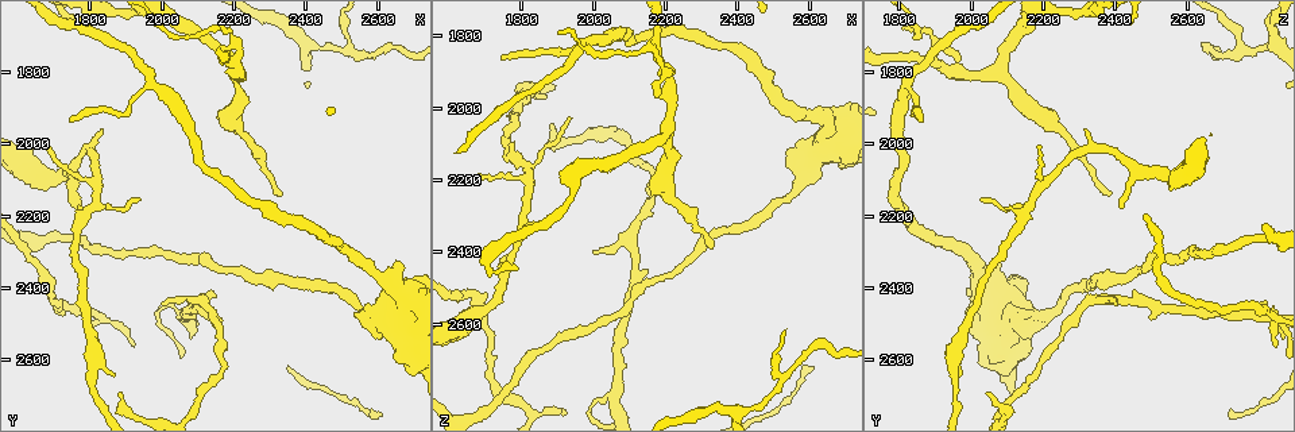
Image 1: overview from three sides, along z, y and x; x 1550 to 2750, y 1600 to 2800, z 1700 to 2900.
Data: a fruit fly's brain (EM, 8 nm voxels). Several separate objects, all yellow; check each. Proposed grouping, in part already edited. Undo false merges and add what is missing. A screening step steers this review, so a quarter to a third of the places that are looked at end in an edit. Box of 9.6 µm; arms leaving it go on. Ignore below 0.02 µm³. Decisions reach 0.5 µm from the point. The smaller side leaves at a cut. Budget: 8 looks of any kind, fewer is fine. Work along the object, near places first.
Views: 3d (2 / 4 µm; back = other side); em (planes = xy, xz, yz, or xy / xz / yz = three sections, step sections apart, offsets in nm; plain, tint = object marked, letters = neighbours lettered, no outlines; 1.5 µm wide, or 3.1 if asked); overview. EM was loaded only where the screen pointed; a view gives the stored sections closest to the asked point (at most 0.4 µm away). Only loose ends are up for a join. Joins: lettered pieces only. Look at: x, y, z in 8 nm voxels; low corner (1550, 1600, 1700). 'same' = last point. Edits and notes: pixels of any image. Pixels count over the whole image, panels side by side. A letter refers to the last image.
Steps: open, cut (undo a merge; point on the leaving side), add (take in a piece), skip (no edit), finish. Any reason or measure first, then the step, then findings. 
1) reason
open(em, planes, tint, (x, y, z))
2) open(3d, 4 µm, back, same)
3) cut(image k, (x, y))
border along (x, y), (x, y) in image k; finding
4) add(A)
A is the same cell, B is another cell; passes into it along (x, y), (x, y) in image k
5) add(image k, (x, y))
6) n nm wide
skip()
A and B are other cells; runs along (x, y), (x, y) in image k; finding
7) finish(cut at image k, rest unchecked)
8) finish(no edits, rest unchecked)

an open end
open(em, xz, step 4, letters, (2000, 2450, 2400))

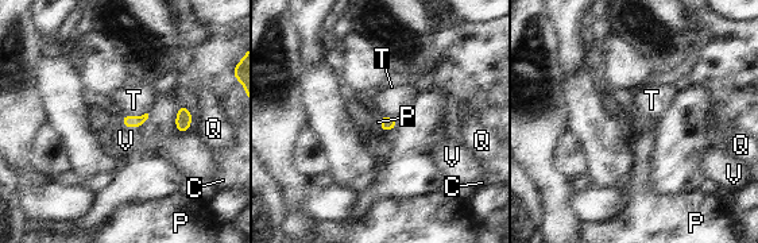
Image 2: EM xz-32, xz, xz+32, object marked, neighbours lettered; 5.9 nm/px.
open(em, planes, letters, same)

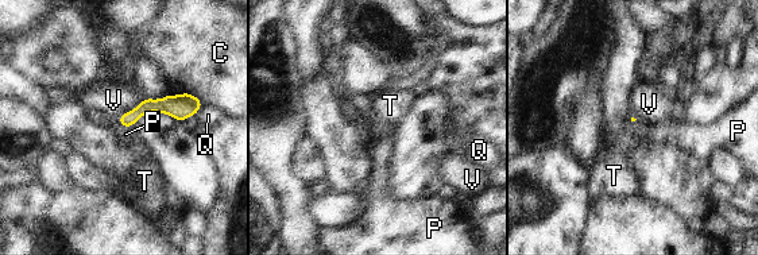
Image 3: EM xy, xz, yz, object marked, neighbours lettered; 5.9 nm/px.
skip()
C, P, Q, T and V are other cells; border along (118, 122), (132, 127) in image 3; none of them fits

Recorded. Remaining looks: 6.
tapers out
open(em, planes, letters, (1670, 2010, 2190))

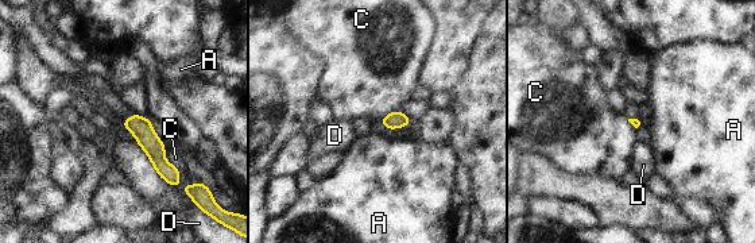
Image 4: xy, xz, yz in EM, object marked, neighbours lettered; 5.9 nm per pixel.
skip()
A, C and D are other cells; no lettered piece goes on from it

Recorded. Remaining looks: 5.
side arm on a straight run
open(em, xy, step 8, plain, (2200, 1770, 1890))

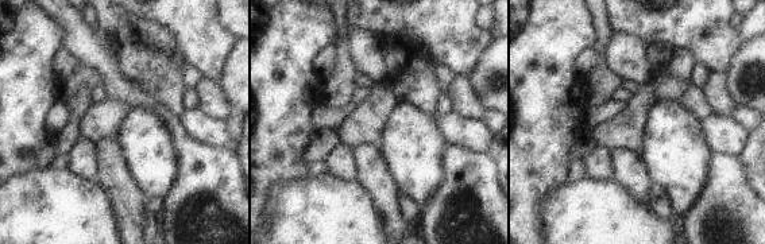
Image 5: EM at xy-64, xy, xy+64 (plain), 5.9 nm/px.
with the object marked
open(em, xy, step 8, tint, same)

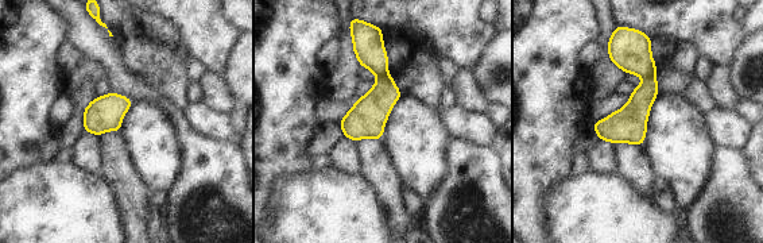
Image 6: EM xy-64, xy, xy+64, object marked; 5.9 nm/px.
open(em, xy, step 8, letters, same)

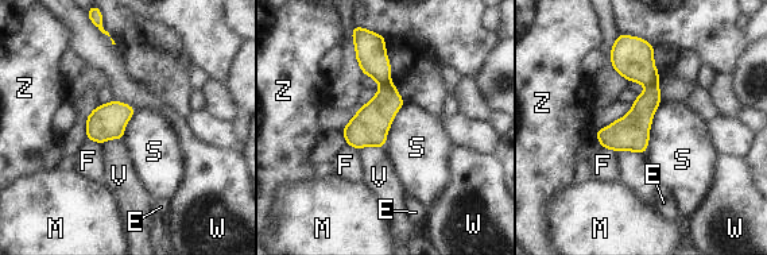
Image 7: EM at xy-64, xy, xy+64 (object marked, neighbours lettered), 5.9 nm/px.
S touches over 300 nm
cut(image 7, (631, 57))
E, F, M, S, V, W and Z are other cells; border along (655, 81), (646, 87) in image 7; a second cell is stuck on

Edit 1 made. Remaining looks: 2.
finish(cut at image 7, rest unchecked)

